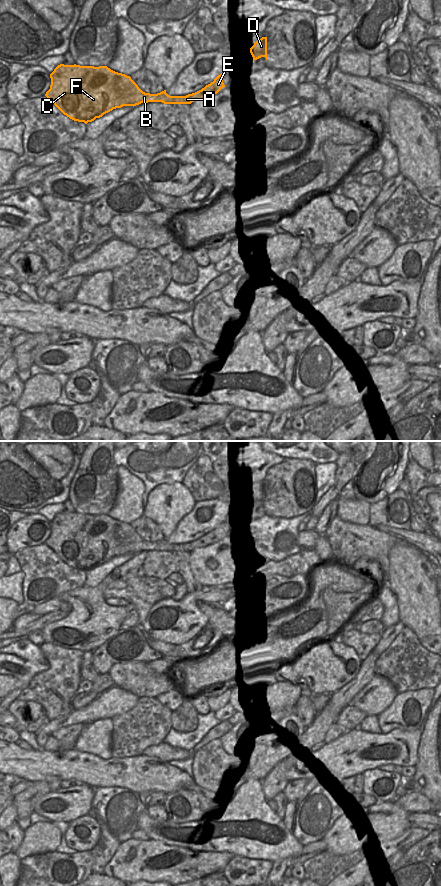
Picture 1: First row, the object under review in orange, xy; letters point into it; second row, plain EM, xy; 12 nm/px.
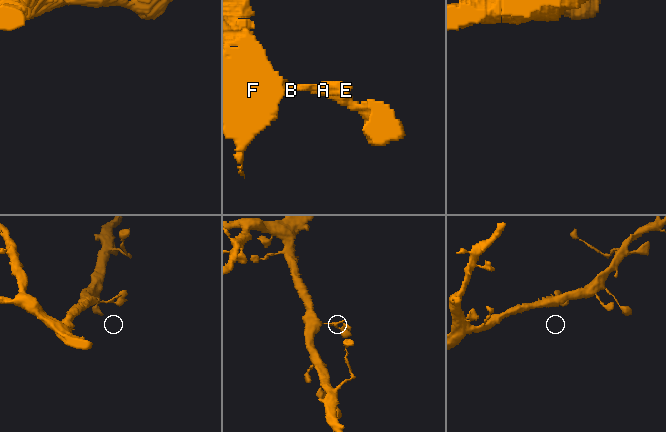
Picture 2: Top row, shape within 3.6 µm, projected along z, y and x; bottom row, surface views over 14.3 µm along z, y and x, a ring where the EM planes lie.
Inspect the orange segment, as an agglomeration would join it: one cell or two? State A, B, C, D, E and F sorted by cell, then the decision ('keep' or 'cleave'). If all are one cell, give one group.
A B C D E F | keep

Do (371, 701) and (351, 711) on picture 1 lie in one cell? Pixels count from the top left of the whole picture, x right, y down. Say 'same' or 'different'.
different

